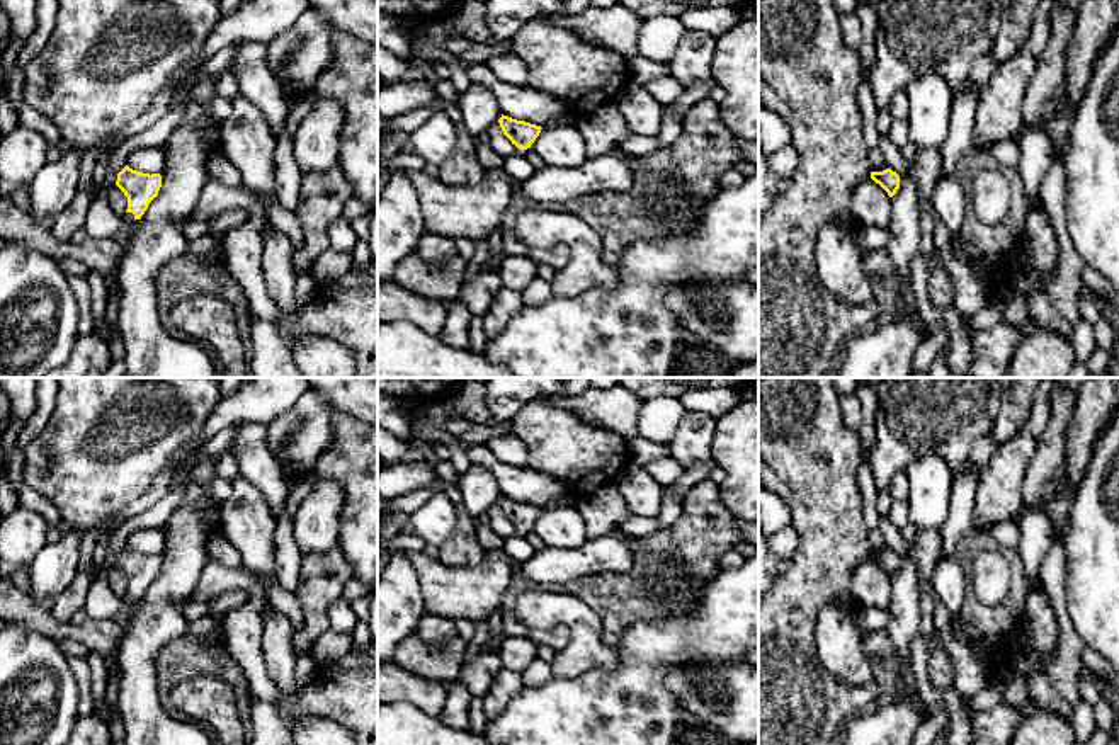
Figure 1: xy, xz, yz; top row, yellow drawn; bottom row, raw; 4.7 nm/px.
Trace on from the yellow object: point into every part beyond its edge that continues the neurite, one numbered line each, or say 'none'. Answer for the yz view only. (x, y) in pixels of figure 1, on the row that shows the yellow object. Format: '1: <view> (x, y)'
none

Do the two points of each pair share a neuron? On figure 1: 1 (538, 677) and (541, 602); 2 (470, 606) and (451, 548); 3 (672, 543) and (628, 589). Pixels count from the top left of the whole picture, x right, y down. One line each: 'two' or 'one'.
1: two
2: two
3: one

